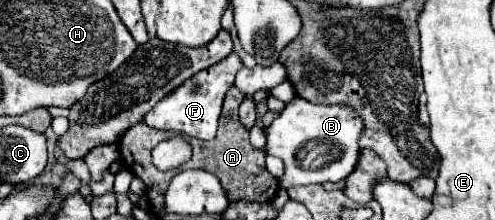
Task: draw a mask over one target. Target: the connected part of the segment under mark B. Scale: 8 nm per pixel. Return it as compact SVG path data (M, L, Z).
M294 98L266 128L266 154L284 162L282 188L298 184L322 184L344 180L358 162L358 136L362 120L348 106L316 106L304 98Z

